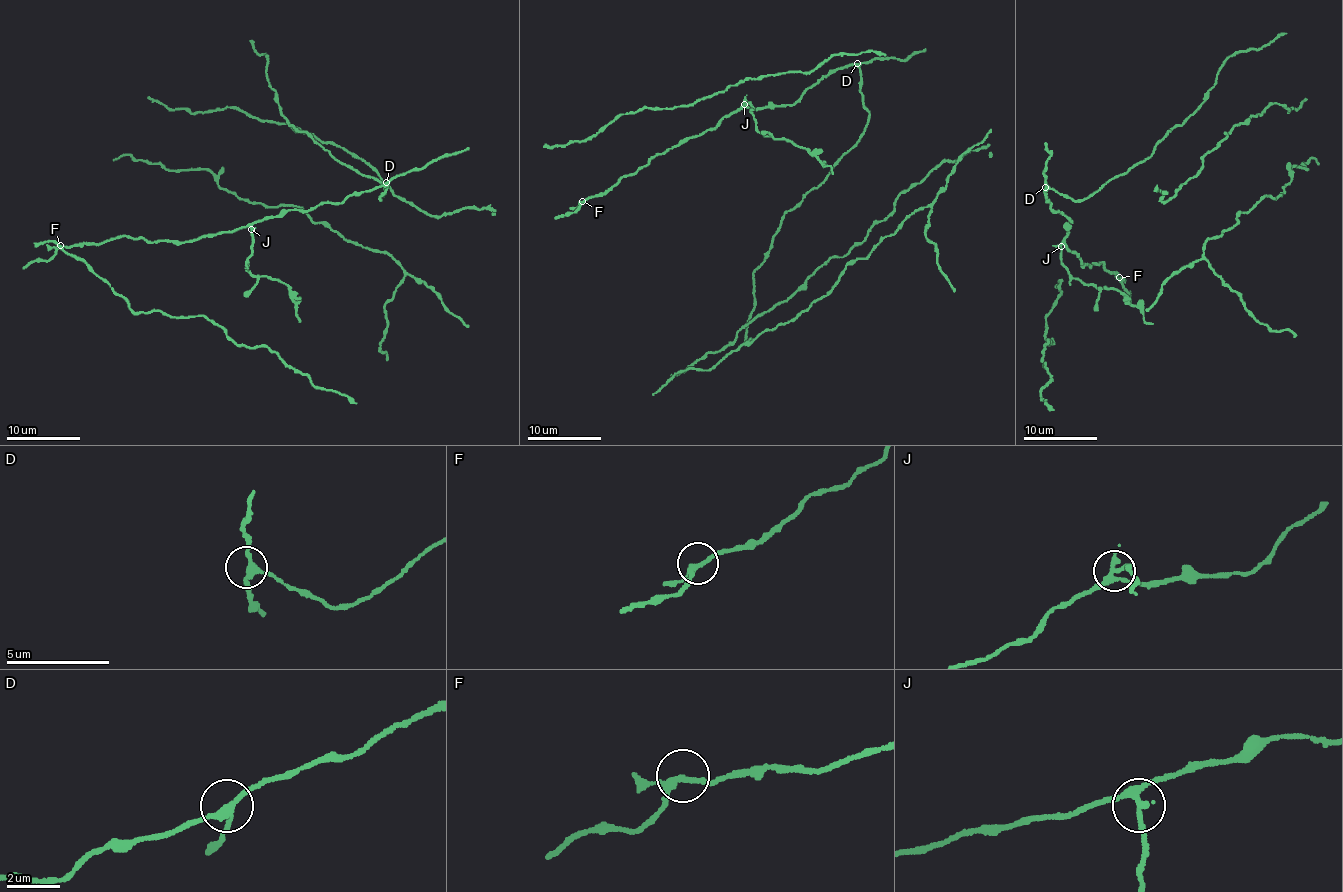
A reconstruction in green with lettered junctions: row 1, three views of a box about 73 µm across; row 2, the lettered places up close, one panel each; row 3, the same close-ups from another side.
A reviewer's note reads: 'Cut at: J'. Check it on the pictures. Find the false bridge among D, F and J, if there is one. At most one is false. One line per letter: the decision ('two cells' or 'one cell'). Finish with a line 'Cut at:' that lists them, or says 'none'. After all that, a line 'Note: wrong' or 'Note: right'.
D: one cell
F: one cell
J: two cells
Cut at: J
Note: right

